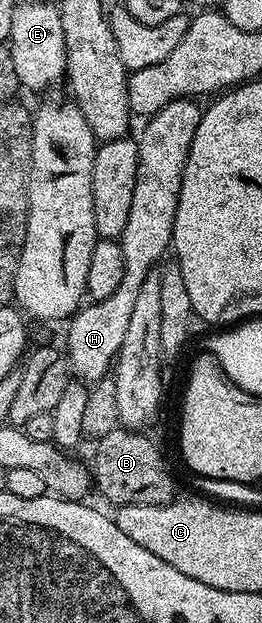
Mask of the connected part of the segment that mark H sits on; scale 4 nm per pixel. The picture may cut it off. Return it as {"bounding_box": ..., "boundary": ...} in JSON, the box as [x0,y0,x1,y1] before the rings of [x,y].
{"bounding_box":[66,99,203,383],"boundary":[[[176,99],[171,101],[161,111],[146,118],[143,130],[137,134],[139,150],[137,151],[137,179],[133,183],[133,203],[129,206],[129,220],[125,222],[125,231],[117,240],[121,247],[121,255],[125,259],[125,275],[121,275],[121,284],[117,291],[103,301],[96,301],[90,307],[83,307],[70,318],[71,326],[67,329],[66,356],[70,368],[80,382],[94,383],[108,376],[113,362],[119,356],[119,348],[125,339],[125,330],[129,327],[129,319],[133,316],[133,307],[141,292],[141,283],[152,276],[155,264],[158,266],[164,260],[163,252],[170,250],[175,236],[175,216],[177,203],[181,195],[181,179],[185,175],[185,163],[189,159],[189,147],[193,147],[193,135],[197,135],[197,127],[203,118],[203,109],[195,99]]]}

